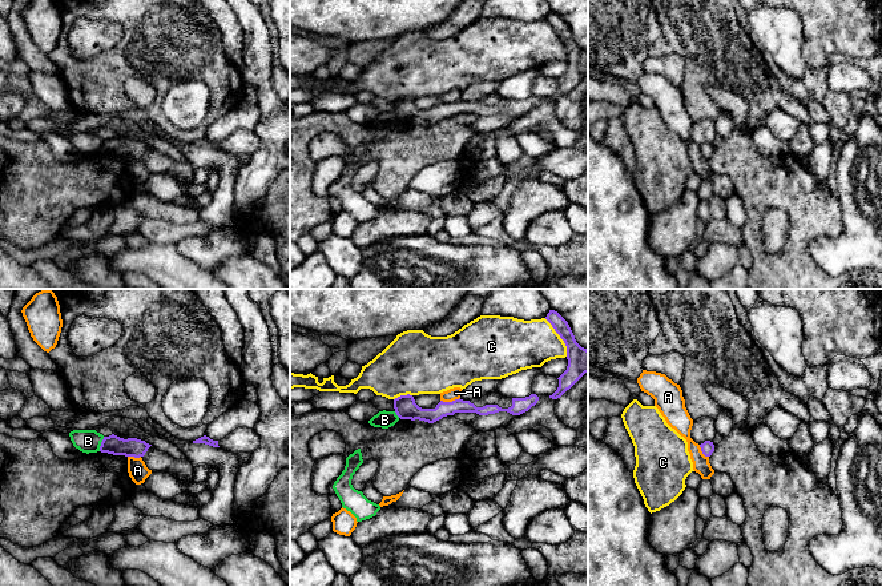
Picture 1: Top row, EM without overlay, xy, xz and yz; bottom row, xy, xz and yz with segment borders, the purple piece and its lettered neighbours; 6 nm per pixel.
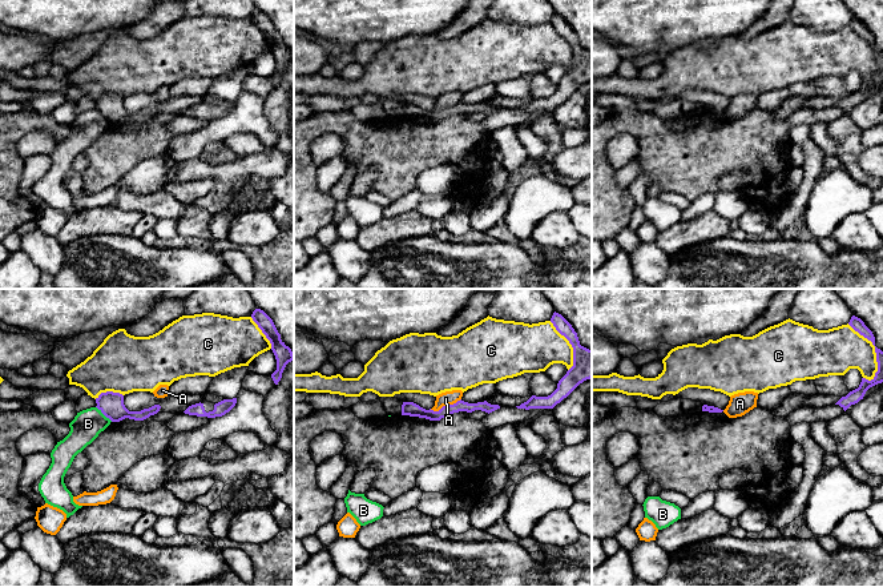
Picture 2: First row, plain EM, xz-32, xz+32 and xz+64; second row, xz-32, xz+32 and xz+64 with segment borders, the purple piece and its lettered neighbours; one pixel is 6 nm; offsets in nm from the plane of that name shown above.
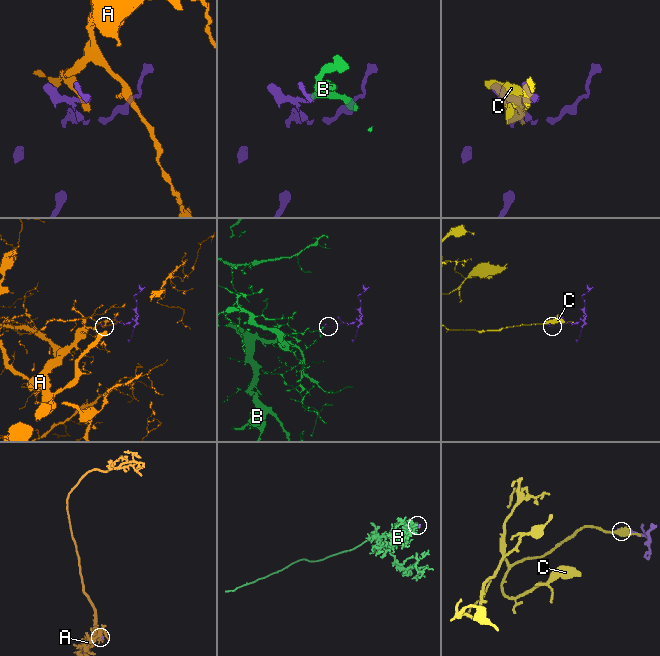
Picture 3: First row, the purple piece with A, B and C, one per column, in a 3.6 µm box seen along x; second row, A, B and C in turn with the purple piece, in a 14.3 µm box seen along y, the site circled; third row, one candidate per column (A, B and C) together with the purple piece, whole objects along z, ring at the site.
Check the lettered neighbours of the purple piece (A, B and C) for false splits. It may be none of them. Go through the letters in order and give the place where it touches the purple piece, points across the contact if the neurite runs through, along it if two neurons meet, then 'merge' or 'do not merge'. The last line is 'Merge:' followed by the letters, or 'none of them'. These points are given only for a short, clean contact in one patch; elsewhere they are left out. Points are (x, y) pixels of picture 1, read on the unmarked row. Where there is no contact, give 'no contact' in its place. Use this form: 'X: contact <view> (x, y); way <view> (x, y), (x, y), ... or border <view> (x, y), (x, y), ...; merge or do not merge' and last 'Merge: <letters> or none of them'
A: contact xz (450, 104); do not merge
B: contact xy (101, 145); border xy (104, 139), (99, 152); do not merge
C: contact xz (560, 39); do not merge
Merge: none of them

